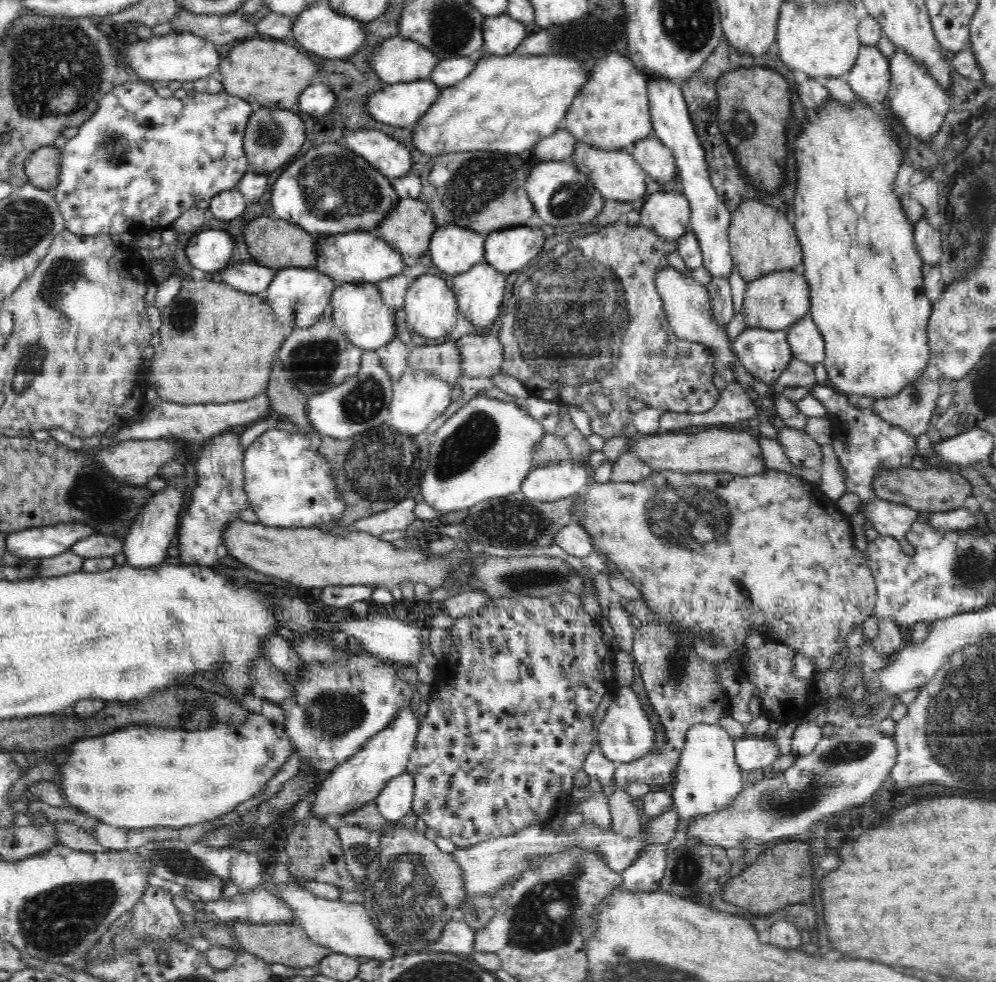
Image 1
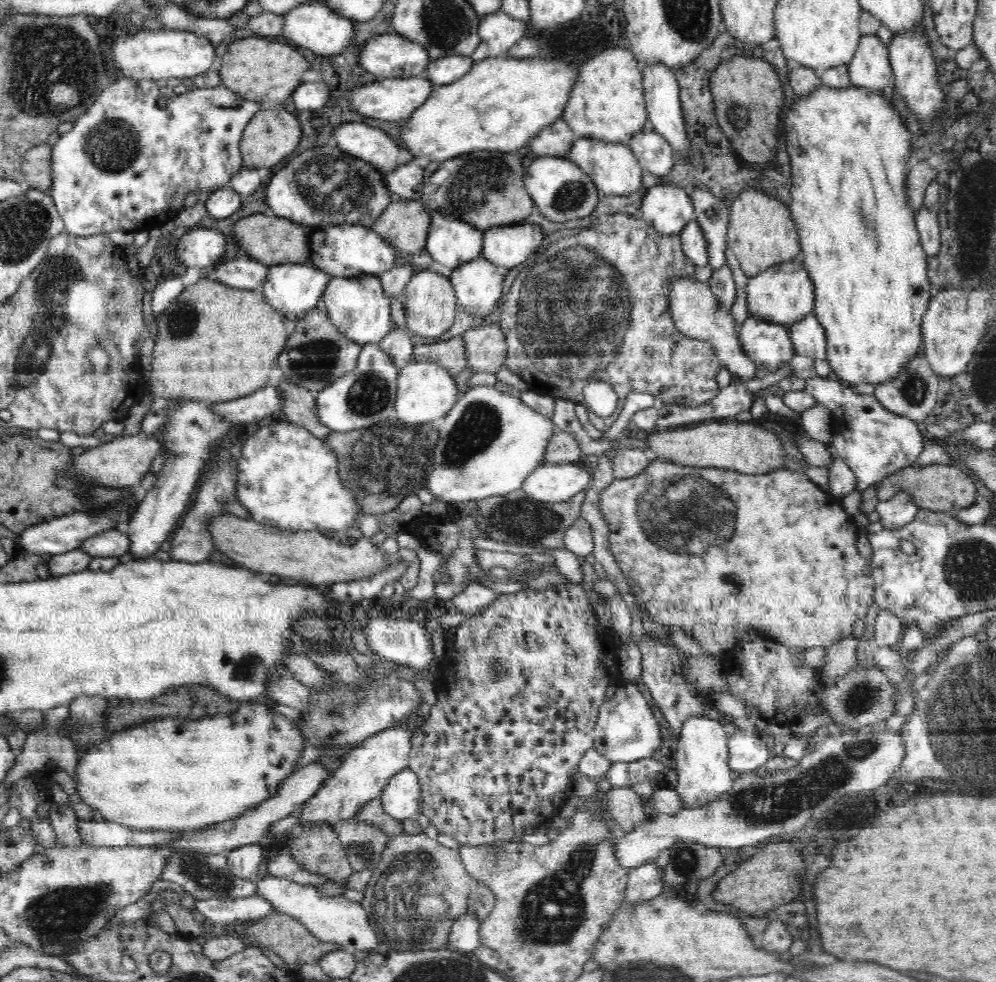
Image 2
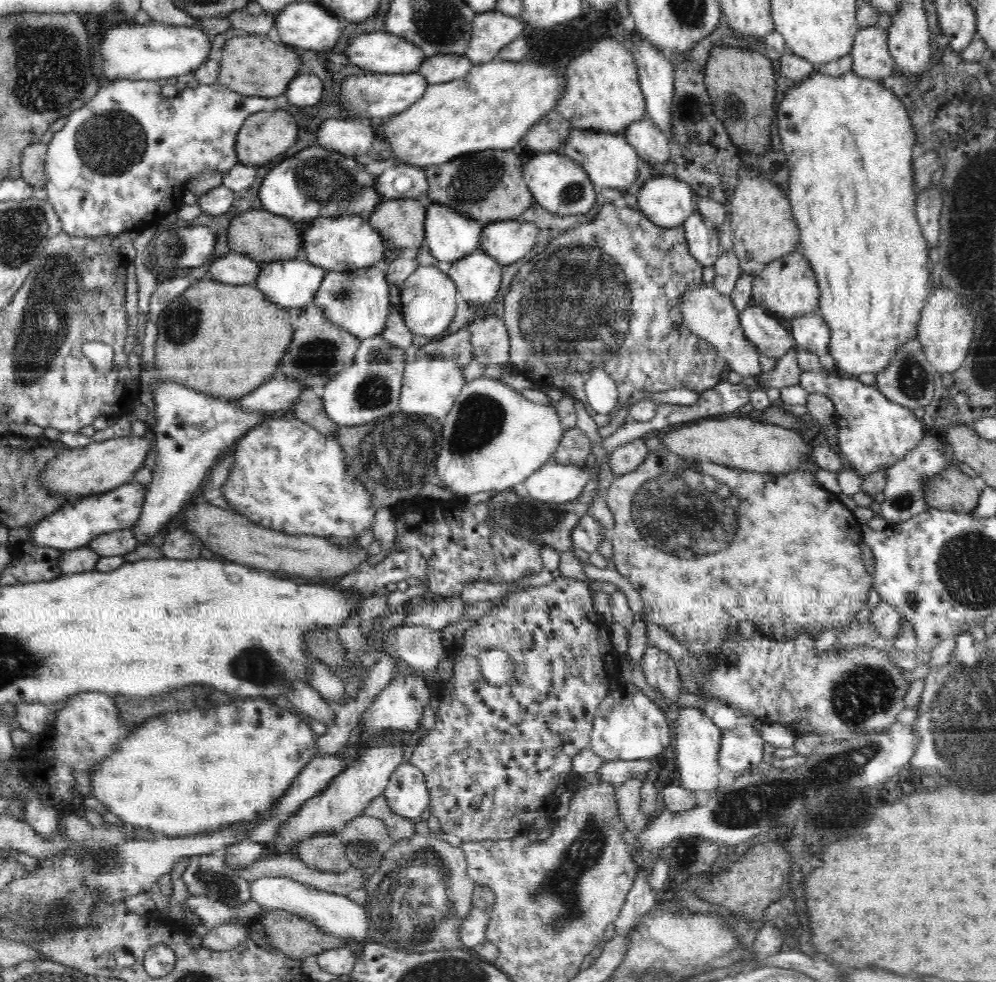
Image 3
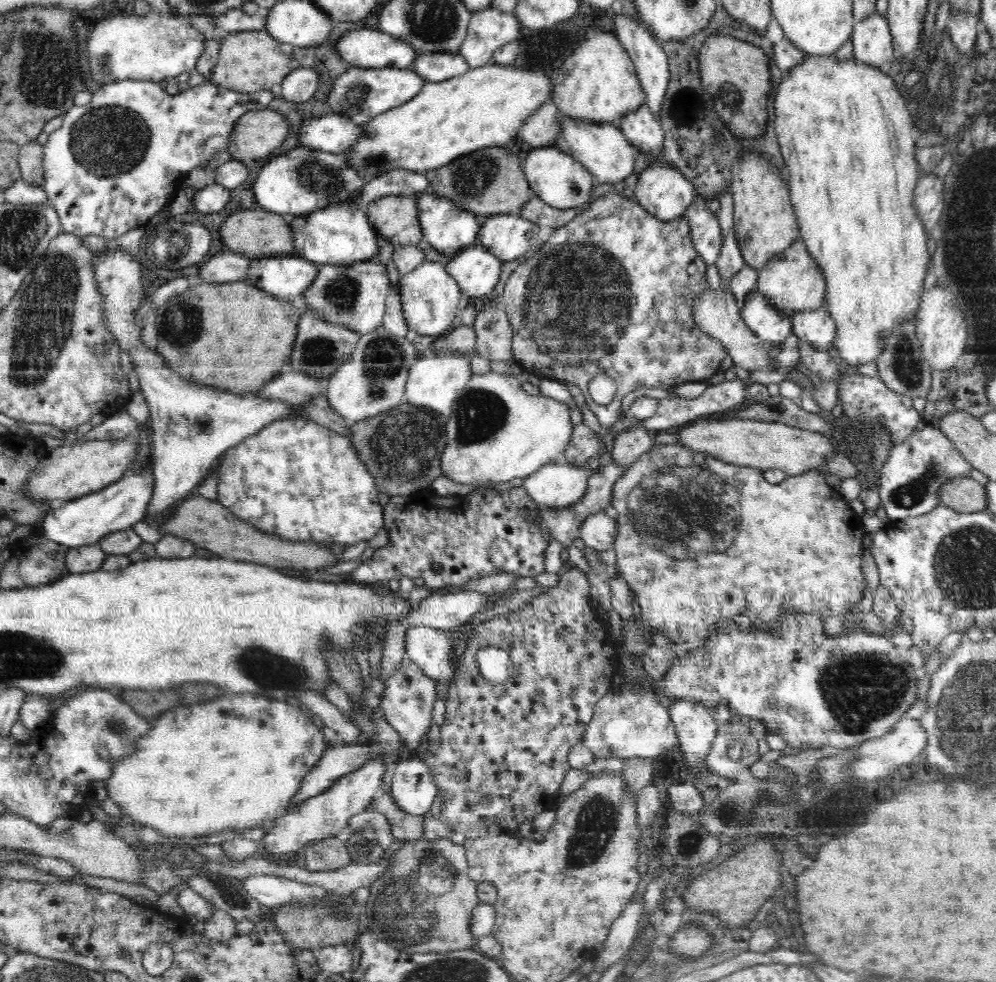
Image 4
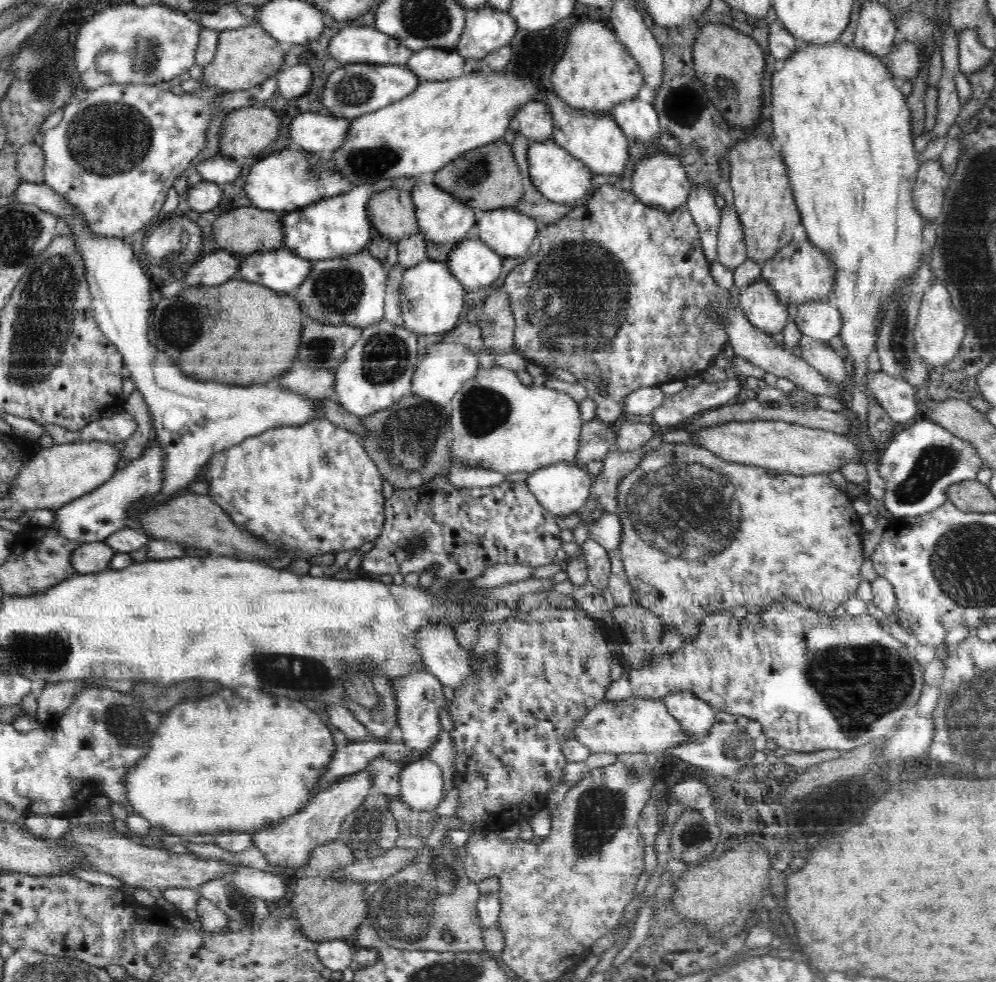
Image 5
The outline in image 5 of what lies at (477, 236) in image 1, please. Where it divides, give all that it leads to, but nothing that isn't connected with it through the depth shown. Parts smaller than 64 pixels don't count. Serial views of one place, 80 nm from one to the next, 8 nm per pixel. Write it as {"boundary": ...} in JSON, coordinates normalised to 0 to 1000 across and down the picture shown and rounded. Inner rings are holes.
{"boundary":[[[424,176],[419,180],[417,190],[413,193],[421,235],[427,239],[428,243],[438,248],[456,251],[462,244],[470,242],[470,236],[479,228],[476,214],[451,195],[444,193],[435,183],[436,176]]]}

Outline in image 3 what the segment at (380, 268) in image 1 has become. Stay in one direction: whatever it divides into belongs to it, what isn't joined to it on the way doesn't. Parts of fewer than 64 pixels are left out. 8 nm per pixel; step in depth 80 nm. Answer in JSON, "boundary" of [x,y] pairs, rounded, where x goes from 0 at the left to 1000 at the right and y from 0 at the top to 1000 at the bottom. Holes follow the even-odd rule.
{"boundary":[[[350,216],[320,220],[311,226],[300,226],[298,229],[303,240],[302,259],[315,271],[321,271],[327,276],[351,276],[359,275],[360,272],[386,271],[389,246],[361,219]]]}

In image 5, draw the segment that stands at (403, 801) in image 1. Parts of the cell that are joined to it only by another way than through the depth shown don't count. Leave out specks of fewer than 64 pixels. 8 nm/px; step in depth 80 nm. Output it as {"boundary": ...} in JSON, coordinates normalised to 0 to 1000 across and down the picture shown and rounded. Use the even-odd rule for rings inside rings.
{"boundary":[[[432,773],[404,779],[401,814],[414,825],[436,825],[444,816],[444,785]]]}

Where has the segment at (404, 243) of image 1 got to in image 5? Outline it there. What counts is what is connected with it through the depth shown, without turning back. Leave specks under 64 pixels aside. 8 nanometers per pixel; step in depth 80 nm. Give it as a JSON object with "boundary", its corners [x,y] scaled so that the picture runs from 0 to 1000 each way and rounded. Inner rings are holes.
{"boundary":[[[399,190],[378,195],[368,204],[368,220],[373,235],[393,247],[422,236],[413,195]]]}

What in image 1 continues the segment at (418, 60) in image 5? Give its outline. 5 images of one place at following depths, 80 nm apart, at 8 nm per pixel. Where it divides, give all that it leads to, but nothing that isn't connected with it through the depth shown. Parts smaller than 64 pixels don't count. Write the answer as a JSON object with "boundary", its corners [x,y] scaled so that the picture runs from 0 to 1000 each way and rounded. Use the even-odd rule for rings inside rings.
{"boundary":[[[454,58],[444,60],[436,67],[436,72],[433,73],[433,84],[442,90],[457,88],[469,79],[478,67],[478,59],[476,58]]]}

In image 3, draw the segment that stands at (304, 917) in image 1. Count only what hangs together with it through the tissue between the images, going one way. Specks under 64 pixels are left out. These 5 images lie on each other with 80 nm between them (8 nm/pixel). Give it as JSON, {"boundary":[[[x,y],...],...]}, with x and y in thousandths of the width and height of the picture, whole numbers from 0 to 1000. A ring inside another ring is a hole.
{"boundary":[[[263,893],[251,897],[253,916],[263,922],[267,928],[289,927],[293,931],[303,932],[311,936],[315,942],[325,946],[327,950],[346,955],[348,959],[364,959],[371,952],[369,936],[364,923],[355,920],[347,911],[319,906],[287,893]]]}

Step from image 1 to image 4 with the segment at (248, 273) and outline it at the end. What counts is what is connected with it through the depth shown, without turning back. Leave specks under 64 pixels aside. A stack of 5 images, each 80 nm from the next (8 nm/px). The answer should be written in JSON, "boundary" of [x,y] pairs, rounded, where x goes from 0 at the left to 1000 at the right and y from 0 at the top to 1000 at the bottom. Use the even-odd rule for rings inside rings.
{"boundary":[[[222,256],[200,270],[201,281],[197,286],[205,288],[227,288],[247,285],[251,264],[241,258]]]}

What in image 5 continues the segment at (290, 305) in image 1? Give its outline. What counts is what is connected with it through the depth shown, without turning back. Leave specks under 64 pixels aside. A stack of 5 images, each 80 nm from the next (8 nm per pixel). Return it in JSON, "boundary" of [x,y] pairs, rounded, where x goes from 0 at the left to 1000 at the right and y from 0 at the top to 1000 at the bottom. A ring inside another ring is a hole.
{"boundary":[[[285,251],[242,262],[238,283],[283,299],[295,299],[311,275],[312,266],[301,263]]]}

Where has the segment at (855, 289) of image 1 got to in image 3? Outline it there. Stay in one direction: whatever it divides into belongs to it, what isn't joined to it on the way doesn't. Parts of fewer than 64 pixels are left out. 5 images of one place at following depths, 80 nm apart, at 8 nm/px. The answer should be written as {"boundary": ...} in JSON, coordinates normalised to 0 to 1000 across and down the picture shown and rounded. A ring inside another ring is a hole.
{"boundary":[[[817,73],[817,75],[813,74],[809,76],[809,79],[805,79],[805,81],[801,81],[799,86],[801,86],[801,88],[797,88],[797,90],[793,90],[793,92],[787,94],[787,106],[783,106],[783,110],[779,113],[780,118],[778,119],[778,127],[783,130],[783,132],[781,132],[781,137],[784,142],[785,154],[787,154],[787,158],[789,158],[790,168],[792,169],[793,174],[792,196],[790,201],[793,205],[795,219],[802,232],[802,254],[807,258],[808,262],[812,264],[812,270],[818,276],[820,287],[824,294],[824,303],[821,315],[824,317],[825,324],[831,329],[833,335],[832,360],[837,366],[838,373],[849,379],[849,381],[853,381],[853,383],[861,384],[863,381],[869,381],[869,379],[871,379],[871,381],[884,381],[884,379],[890,375],[890,371],[894,371],[894,369],[898,367],[904,352],[908,352],[914,344],[921,344],[920,334],[922,332],[926,315],[928,314],[931,303],[939,297],[932,293],[932,285],[935,279],[934,257],[929,239],[926,238],[925,229],[921,223],[921,215],[919,214],[920,198],[917,178],[917,162],[921,156],[921,143],[919,142],[917,125],[914,124],[913,114],[910,113],[909,106],[906,105],[906,102],[902,101],[902,98],[898,96],[898,94],[894,93],[891,88],[882,86],[882,84],[873,84],[873,79],[868,79],[867,76],[861,76],[860,73],[853,73],[853,75],[845,77],[845,79],[831,79],[831,77],[823,77],[823,73]]]}

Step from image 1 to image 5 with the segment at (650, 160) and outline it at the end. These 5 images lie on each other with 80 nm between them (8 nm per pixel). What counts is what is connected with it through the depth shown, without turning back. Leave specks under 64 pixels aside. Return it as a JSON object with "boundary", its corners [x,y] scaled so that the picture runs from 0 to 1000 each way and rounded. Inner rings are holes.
{"boundary":[[[639,100],[621,105],[614,114],[630,142],[637,142],[653,149],[661,138],[662,119],[658,106]]]}

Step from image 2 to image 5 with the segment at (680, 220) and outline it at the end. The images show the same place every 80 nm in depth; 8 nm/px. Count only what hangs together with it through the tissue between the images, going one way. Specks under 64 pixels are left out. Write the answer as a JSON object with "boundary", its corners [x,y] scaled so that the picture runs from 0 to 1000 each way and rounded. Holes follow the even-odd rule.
{"boundary":[[[662,154],[654,158],[651,155],[639,168],[635,177],[635,197],[640,199],[640,203],[649,210],[663,211],[669,218],[691,206],[695,189],[684,163]]]}

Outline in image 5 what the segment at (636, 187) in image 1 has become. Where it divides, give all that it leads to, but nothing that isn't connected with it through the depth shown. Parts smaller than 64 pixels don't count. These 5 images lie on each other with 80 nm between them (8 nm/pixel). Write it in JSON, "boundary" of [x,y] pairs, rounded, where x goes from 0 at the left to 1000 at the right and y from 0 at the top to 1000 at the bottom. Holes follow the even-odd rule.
{"boundary":[[[560,96],[550,98],[550,107],[556,122],[553,142],[582,162],[597,177],[624,177],[631,167],[631,142],[618,122],[608,114],[590,114],[575,110]]]}

